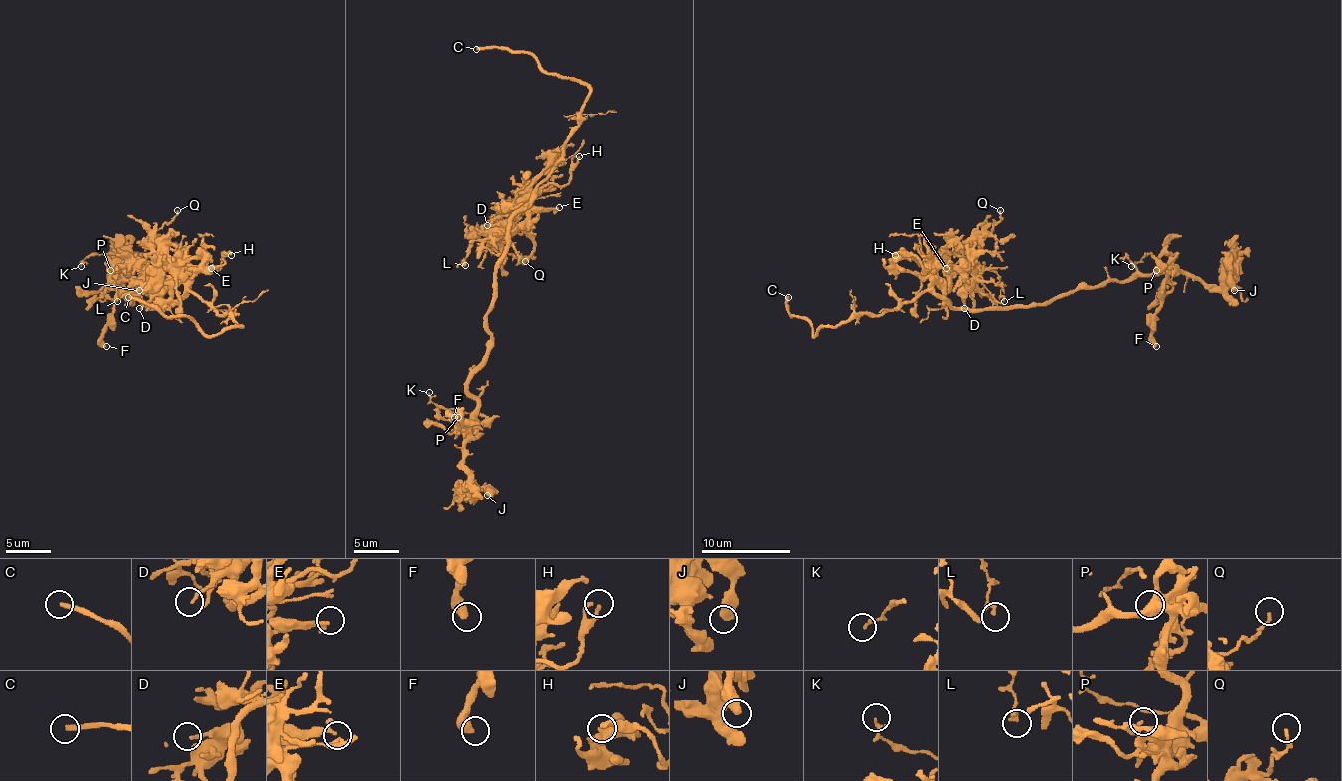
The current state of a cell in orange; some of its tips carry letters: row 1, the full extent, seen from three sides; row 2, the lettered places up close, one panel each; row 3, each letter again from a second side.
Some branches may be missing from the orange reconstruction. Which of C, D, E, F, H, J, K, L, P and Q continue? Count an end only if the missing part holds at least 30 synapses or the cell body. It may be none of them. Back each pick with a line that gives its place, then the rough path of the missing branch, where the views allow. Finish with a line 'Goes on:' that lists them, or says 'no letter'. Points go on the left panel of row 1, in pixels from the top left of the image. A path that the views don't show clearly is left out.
C: at (128, 297); missing branch runs (128, 297), (115, 297), (92, 279), (77, 243), (59, 221), (59, 201), (52, 194), (48, 152)
Goes on: C

